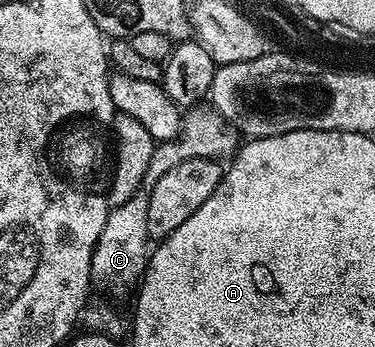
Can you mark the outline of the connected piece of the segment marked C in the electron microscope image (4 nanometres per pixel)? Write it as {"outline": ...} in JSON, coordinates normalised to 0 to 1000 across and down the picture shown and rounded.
{"outline":[[[531,303],[507,311],[488,334],[483,349],[483,372],[472,392],[451,406],[421,409],[405,435],[400,478],[392,481],[389,501],[381,510],[381,527],[365,542],[365,559],[349,573],[339,573],[339,585],[307,591],[293,599],[285,620],[285,643],[275,654],[275,677],[264,677],[264,700],[248,726],[243,746],[243,781],[237,795],[245,818],[259,821],[280,844],[293,844],[301,856],[323,856],[344,830],[352,836],[357,824],[373,813],[387,793],[387,767],[397,749],[403,726],[400,709],[387,703],[403,695],[397,669],[392,666],[392,597],[397,594],[397,550],[413,539],[424,519],[445,499],[464,490],[477,473],[496,467],[509,455],[552,455],[557,461],[605,458],[632,435],[637,424],[637,389],[608,349],[592,343],[579,320],[560,305],[541,308]]]}

